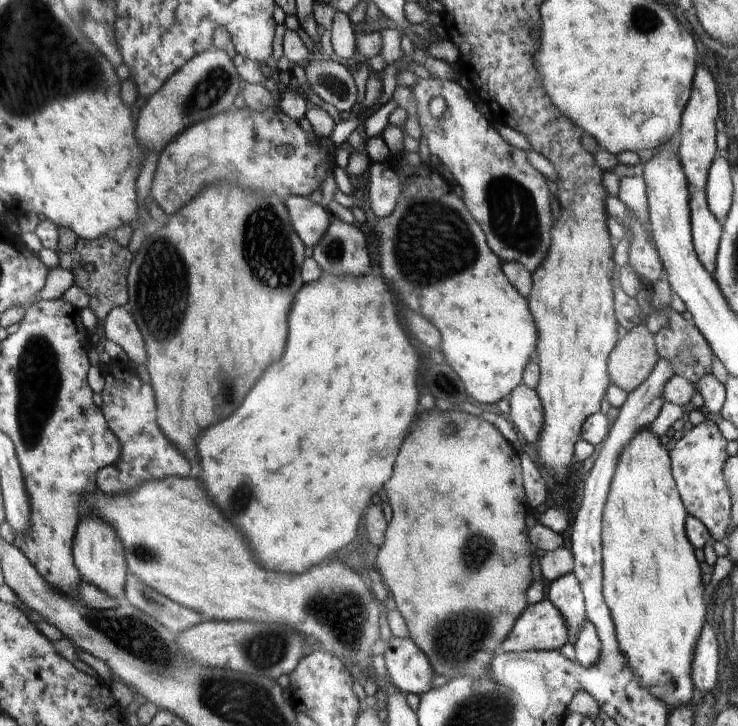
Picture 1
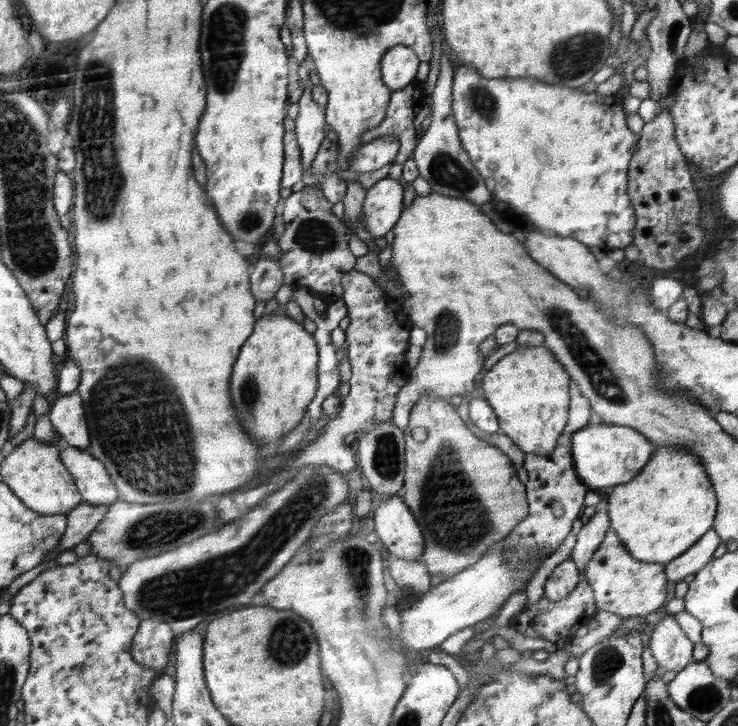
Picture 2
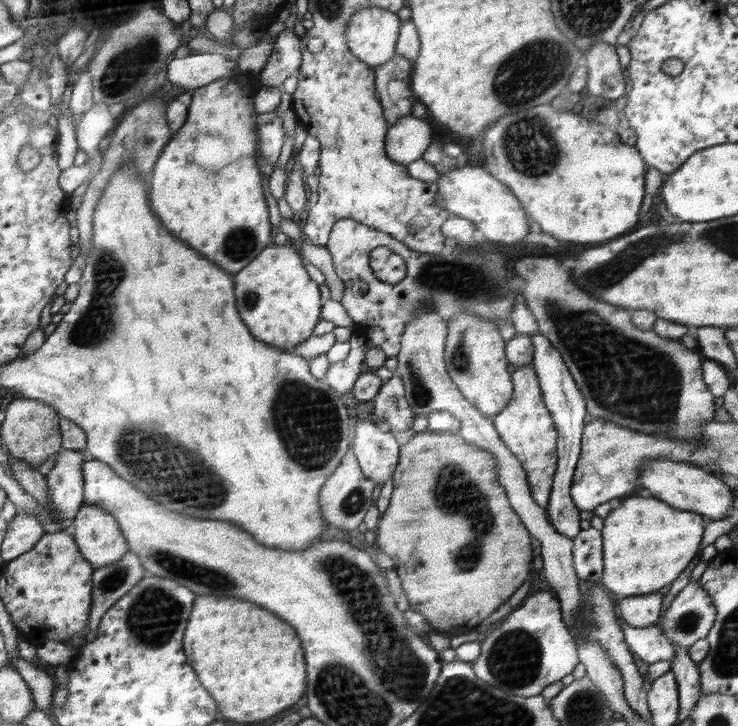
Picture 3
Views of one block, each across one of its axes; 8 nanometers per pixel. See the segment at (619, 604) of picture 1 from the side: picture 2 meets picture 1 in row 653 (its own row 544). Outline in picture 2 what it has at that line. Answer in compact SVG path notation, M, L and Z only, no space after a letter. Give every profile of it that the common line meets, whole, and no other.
M658 448L656 454L651 458L652 462L648 462L642 470L638 477L630 482L626 482L623 485L616 485L612 494L608 497L607 510L611 516L611 528L616 534L620 536L623 540L624 546L627 550L631 552L636 558L640 559L642 562L660 562L665 566L667 562L674 560L677 556L680 556L683 552L686 552L690 546L695 545L696 542L700 540L712 528L714 522L714 516L718 513L718 496L714 496L714 486L712 485L711 478L707 474L707 468L704 467L703 462L700 458L696 458L695 455L690 455L687 451L680 451L674 448Z

